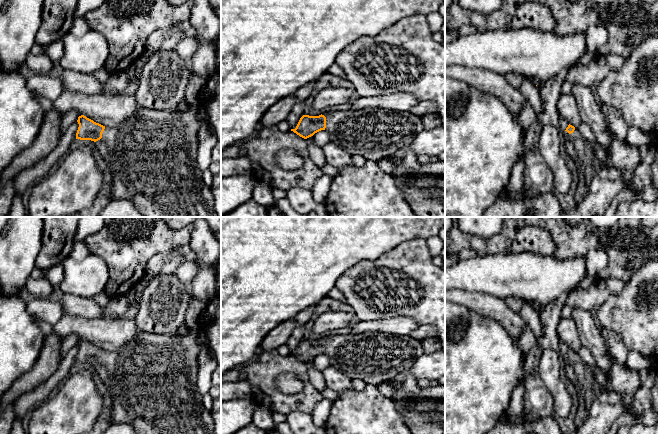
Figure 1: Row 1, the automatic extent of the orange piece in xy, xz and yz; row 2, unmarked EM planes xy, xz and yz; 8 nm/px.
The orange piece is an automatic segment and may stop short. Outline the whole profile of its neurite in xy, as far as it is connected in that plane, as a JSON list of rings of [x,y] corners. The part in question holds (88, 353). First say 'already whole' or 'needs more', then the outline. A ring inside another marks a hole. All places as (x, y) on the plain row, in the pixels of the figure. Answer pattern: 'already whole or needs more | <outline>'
needs more | [[[200,330],[185,336],[137,331],[135,338],[116,351],[105,351],[84,339],[78,341],[76,363],[94,365],[112,397],[112,423],[125,423],[138,434],[216,434],[212,412],[202,405],[196,381],[198,355],[206,346]]]

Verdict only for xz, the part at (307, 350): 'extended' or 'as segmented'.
extended

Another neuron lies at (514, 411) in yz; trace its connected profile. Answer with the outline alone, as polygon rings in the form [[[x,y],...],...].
[[[519,383],[513,390],[509,406],[506,411],[510,423],[516,423],[522,418],[525,384]]]

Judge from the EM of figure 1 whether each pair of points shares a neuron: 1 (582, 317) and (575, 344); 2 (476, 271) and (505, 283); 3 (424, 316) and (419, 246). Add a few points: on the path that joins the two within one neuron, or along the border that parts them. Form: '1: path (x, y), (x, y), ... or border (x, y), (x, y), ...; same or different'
1: border (571, 316), (582, 344); different
2: path (483, 274), (498, 276); same
3: path (426, 299), (425, 287), (419, 281), (419, 263); same

